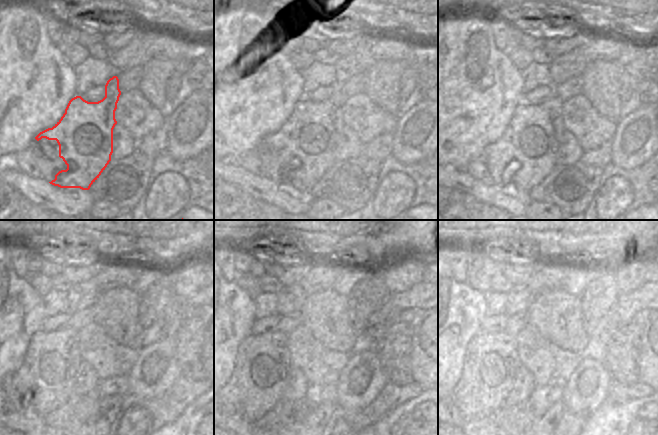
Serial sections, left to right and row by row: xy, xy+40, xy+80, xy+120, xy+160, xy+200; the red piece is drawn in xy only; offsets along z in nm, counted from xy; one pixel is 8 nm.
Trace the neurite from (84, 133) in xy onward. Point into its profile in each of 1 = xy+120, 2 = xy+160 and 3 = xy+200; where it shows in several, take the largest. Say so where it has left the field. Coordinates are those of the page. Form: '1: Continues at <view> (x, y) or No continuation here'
1: Continues at xy+120 (54, 367)
2: Continues at xy+160 (263, 365)
3: Continues at xy+200 (491, 361)

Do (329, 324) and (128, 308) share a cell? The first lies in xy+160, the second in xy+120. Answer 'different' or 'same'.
same

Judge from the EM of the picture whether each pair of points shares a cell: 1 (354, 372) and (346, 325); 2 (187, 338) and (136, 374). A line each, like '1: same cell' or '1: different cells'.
1: different cells
2: different cells

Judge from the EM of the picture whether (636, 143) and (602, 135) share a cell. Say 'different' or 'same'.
same

